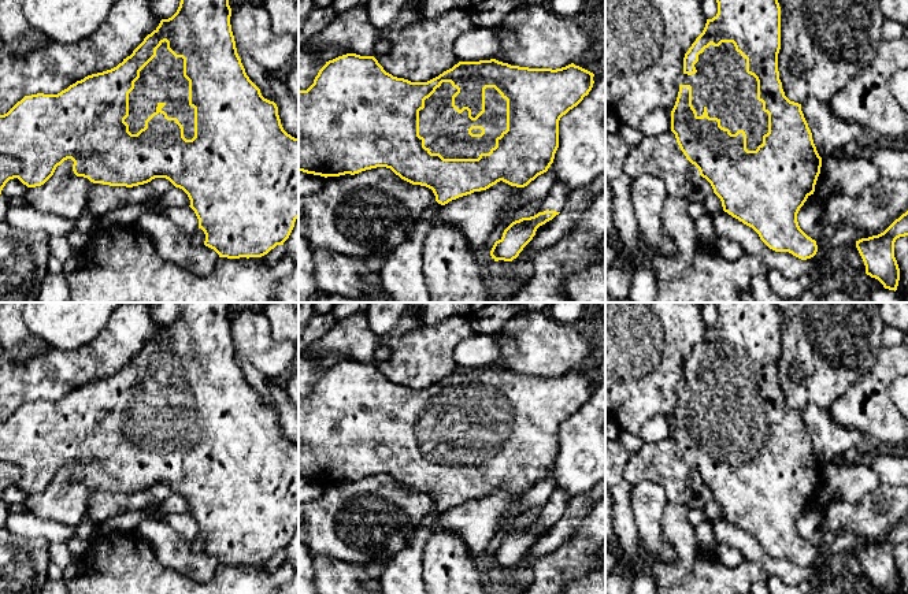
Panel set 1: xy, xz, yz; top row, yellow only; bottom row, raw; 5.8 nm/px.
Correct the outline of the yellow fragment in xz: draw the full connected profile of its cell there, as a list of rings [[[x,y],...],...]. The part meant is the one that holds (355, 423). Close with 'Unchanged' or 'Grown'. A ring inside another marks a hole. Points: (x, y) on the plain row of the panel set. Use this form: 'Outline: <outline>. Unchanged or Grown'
Outline: [[[346,360],[326,368],[315,383],[314,390],[307,397],[299,397],[299,478],[327,485],[345,480],[355,482],[366,476],[386,474],[412,491],[431,495],[436,508],[441,512],[474,498],[486,497],[500,487],[511,493],[525,494],[538,482],[546,479],[553,469],[555,460],[559,454],[559,427],[589,401],[594,390],[593,383],[593,379],[574,370],[552,376],[511,372],[490,365],[459,368],[452,375],[427,389],[411,389],[386,379],[374,363]]]. Grown

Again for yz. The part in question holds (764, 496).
Outline: [[[715,302],[718,320],[707,326],[703,339],[683,364],[679,398],[671,417],[671,438],[700,482],[720,505],[723,517],[752,534],[760,546],[775,558],[789,558],[807,567],[816,561],[816,547],[798,532],[797,520],[814,501],[820,480],[822,464],[801,417],[782,396],[778,378],[781,356],[781,313],[777,302]]]. Grown

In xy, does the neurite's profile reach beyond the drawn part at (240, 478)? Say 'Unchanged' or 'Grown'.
Grown

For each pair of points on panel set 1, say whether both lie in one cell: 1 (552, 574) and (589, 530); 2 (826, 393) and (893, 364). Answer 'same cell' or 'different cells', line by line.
1: same cell
2: different cells

